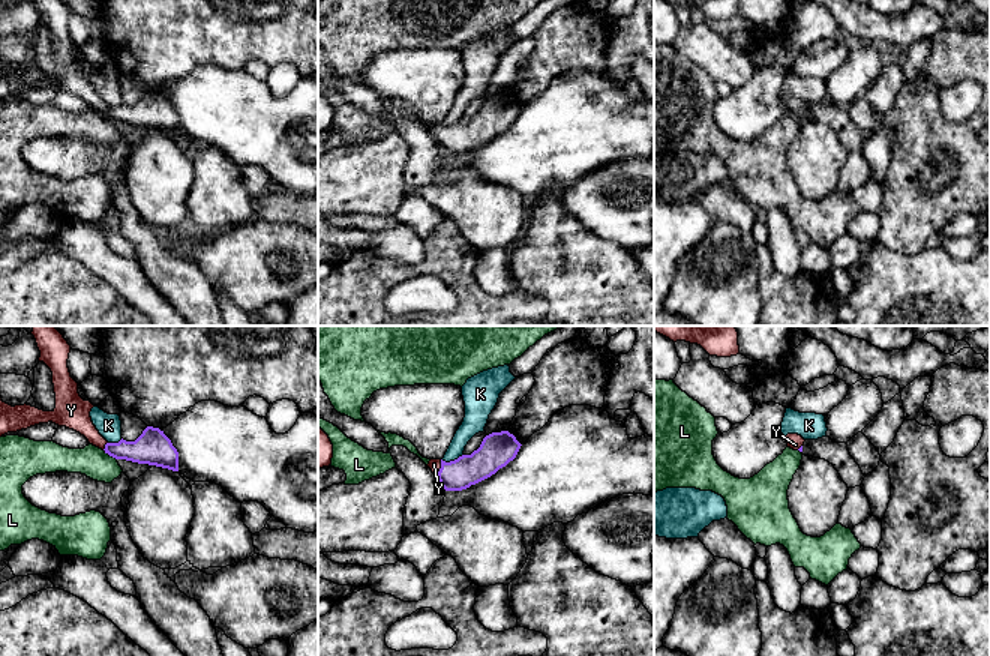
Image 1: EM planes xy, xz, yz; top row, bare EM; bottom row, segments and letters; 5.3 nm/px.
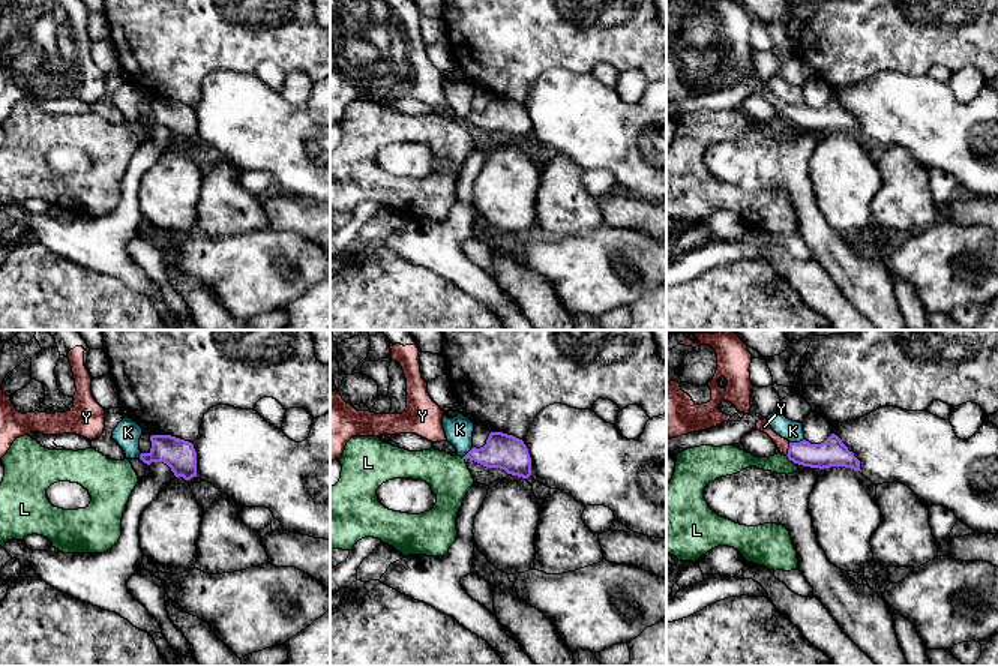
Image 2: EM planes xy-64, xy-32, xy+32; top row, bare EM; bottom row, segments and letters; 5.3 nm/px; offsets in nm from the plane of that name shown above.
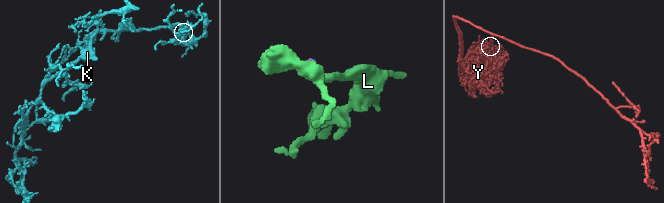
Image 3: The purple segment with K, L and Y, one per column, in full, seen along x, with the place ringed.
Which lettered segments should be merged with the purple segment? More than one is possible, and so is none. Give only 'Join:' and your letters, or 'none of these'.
Join: Y

